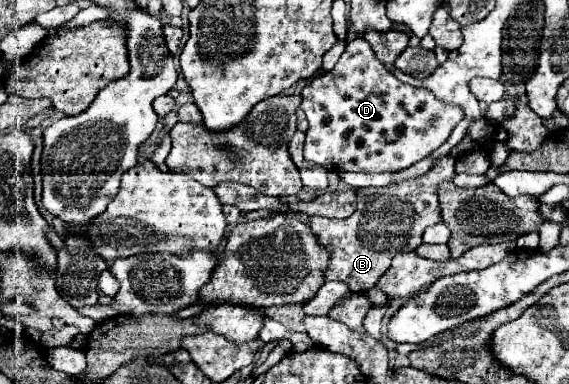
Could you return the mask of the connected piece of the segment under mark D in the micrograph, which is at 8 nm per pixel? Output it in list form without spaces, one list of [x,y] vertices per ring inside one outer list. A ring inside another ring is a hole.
[[[356,37],[356,39],[348,41],[348,43],[346,43],[346,51],[342,53],[342,57],[340,57],[340,61],[336,63],[336,67],[334,67],[332,71],[324,73],[322,77],[316,77],[310,85],[306,85],[304,91],[302,91],[302,97],[304,97],[304,99],[302,99],[300,109],[306,113],[308,123],[310,123],[310,127],[308,127],[308,131],[306,131],[304,157],[306,157],[308,161],[312,161],[312,163],[316,163],[316,165],[320,165],[320,167],[324,167],[324,169],[328,169],[328,171],[362,171],[362,173],[392,173],[392,171],[402,171],[402,169],[414,165],[416,161],[428,157],[434,149],[438,149],[438,147],[450,137],[454,125],[458,125],[458,121],[462,121],[462,109],[458,109],[458,105],[446,105],[446,103],[438,101],[432,91],[428,91],[428,89],[424,89],[424,87],[412,87],[412,85],[406,85],[406,83],[398,81],[398,79],[392,75],[392,71],[388,71],[388,69],[376,59],[374,51],[372,51],[370,45],[364,41],[364,37]]]

